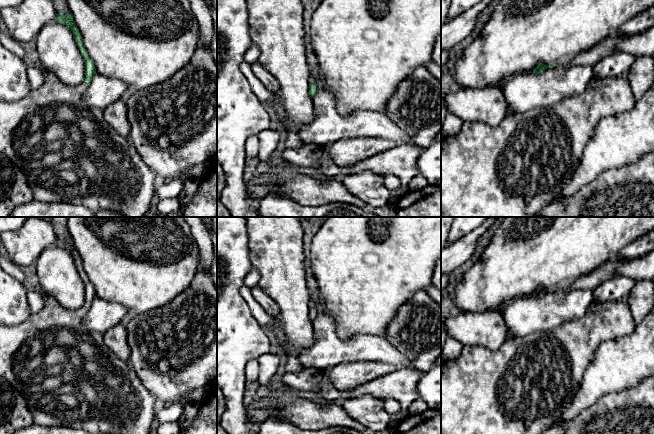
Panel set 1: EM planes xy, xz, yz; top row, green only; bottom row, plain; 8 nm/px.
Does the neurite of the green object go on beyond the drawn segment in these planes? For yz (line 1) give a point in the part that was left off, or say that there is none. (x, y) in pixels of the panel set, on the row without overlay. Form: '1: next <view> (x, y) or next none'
1: next none

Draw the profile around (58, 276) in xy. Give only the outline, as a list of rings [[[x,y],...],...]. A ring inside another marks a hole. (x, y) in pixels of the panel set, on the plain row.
[[[56,245],[46,248],[35,262],[41,291],[53,297],[69,310],[77,310],[85,303],[85,284],[74,263],[72,255]]]

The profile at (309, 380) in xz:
[[[305,369],[299,373],[285,373],[281,381],[296,391],[308,392],[314,397],[320,396],[322,373],[316,369]]]

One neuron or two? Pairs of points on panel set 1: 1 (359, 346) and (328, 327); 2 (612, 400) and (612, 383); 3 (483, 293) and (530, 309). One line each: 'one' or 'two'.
1: one
2: two
3: two

